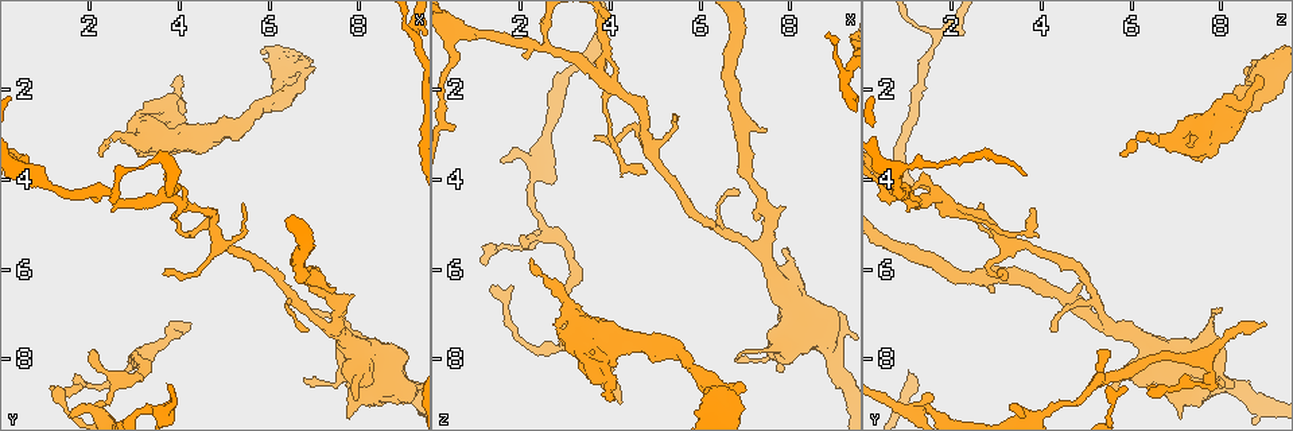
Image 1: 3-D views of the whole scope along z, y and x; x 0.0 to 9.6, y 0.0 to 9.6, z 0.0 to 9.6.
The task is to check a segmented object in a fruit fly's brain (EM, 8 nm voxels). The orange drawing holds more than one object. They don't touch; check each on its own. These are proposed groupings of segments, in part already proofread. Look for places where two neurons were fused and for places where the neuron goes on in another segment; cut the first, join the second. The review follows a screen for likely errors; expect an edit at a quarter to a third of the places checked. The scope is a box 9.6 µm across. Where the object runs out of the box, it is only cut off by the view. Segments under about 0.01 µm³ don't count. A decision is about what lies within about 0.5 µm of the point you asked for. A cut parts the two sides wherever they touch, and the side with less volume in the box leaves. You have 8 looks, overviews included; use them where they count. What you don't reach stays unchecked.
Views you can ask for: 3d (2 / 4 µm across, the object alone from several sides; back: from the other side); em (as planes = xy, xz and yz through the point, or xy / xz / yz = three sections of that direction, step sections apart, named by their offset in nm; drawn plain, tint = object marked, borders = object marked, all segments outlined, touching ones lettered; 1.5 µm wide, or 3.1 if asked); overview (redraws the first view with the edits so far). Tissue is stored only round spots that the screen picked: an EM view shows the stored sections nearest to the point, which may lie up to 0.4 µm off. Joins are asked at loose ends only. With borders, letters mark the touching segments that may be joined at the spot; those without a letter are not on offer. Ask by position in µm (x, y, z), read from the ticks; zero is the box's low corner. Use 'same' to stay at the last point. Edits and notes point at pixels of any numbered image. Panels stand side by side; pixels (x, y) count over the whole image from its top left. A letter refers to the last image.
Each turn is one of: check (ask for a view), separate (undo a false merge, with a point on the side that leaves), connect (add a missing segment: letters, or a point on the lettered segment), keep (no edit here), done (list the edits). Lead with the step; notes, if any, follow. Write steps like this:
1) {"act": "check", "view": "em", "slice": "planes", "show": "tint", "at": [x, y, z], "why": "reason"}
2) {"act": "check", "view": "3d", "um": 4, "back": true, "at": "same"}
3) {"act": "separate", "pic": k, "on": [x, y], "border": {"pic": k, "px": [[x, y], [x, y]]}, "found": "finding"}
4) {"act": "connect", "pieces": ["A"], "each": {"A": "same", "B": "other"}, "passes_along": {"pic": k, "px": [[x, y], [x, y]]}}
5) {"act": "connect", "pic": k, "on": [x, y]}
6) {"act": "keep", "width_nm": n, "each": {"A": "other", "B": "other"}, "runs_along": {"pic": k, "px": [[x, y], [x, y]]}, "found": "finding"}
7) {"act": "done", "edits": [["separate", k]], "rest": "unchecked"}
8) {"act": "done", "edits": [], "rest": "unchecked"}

{"act": "check", "view": "em", "slice": "planes", "show": "borders", "at": [2.60, 4.45, 1.15], "why": "narrows sharply"}

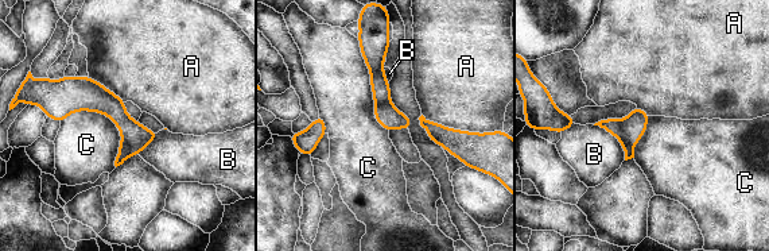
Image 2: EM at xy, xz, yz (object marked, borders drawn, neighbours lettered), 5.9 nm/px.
{"act": "separate", "pic": 2, "on": [613, 126], "longest_contact_nm": ["C", 420], "each": {"A": "other", "B": "other", "C": "other"}, "found": "two neurons meet here"}

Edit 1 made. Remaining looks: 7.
{"act": "check", "view": "overview", "why": "redraw"}

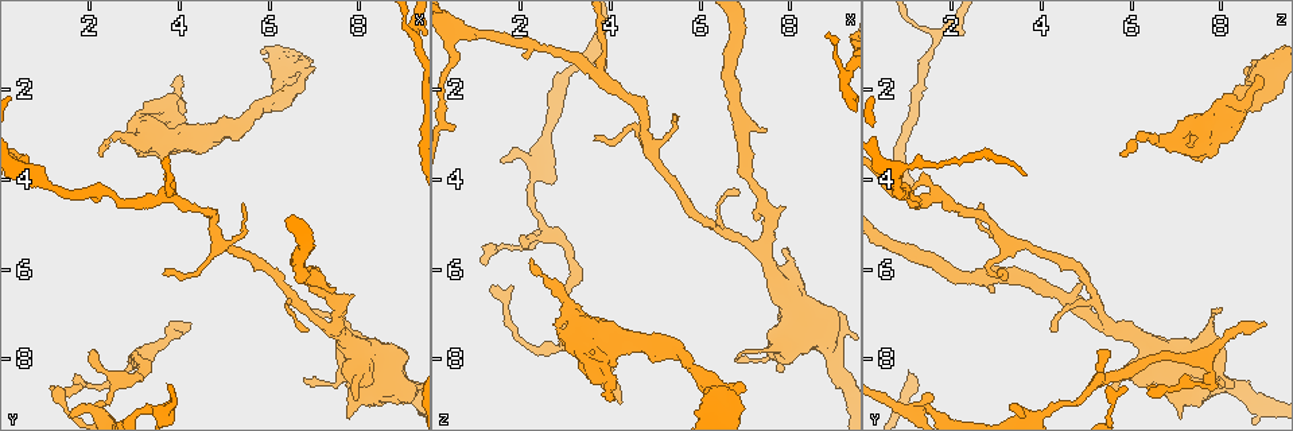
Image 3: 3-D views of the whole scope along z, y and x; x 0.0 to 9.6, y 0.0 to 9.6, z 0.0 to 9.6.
{"act": "check", "view": "3d", "um": 2, "at": [2.25, 3.50, 5.85], "why": "long arm stops here"}

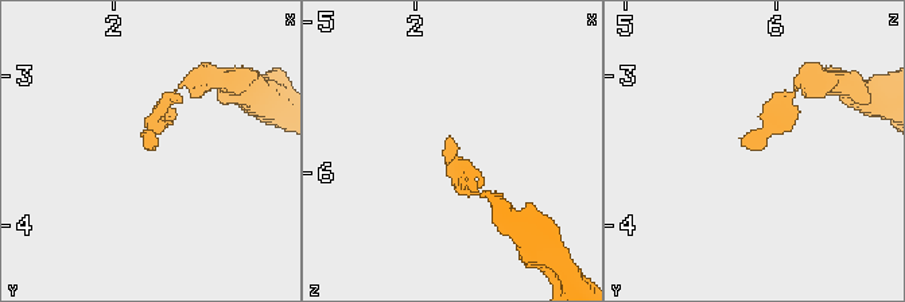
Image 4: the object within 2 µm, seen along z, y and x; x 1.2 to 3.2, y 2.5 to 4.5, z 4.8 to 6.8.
{"act": "check", "view": "em", "slice": "planes", "show": "borders", "at": [2.28, 3.44, 5.80], "why": "shape alone is not enough"}

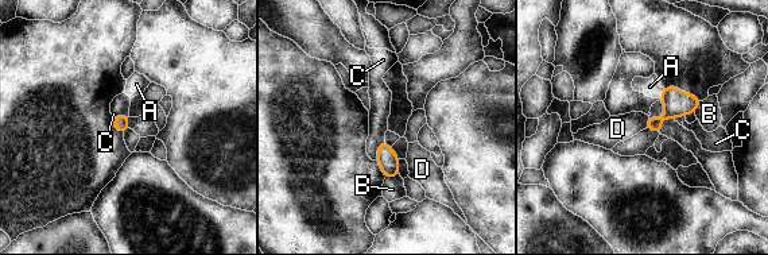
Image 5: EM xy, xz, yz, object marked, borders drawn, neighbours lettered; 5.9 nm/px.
{"act": "keep", "each": {"A": "other", "B": "other", "C": "other", "D": "other"}, "border": {"pic": 5, "px": [[647, 115], [647, 124], [644, 127]]}, "found": "none of them fits"}

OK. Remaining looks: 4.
{"act": "check", "view": "em", "slice": "planes", "show": "tint", "at": [1.40, 8.70, 6.40], "why": "long arm stops here"}

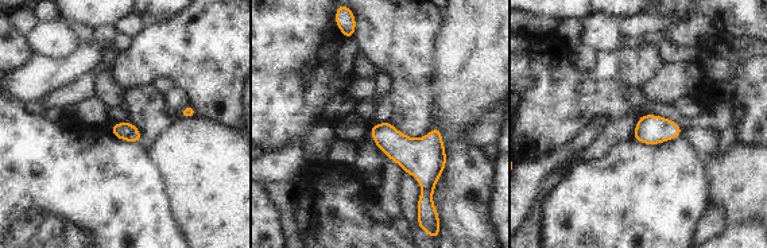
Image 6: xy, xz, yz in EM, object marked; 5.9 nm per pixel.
{"act": "check", "view": "em", "slice": "planes", "show": "borders", "at": "same"}

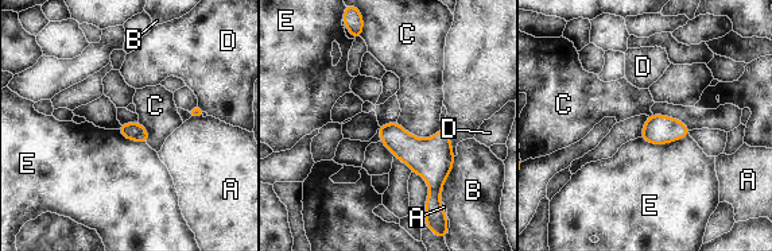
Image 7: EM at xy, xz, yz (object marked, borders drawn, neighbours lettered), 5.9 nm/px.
{"act": "keep", "each": {"A": "other", "B": "other", "C": "other", "D": "other", "E": "other"}, "found": "none of them fits"}

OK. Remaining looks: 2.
{"act": "done", "edits": [["separate", 2]], "rest": "unchecked"}

